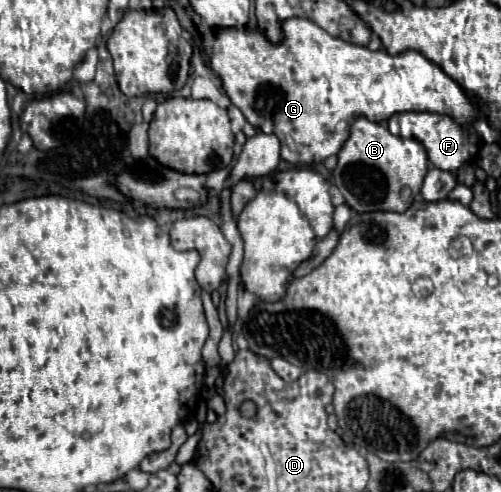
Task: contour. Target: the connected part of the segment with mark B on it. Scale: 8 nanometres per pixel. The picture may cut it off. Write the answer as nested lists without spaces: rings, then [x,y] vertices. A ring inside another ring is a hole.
[[[356,118],[350,128],[350,138],[344,142],[338,154],[334,182],[344,194],[346,204],[356,212],[404,212],[414,202],[414,196],[420,192],[428,166],[430,164],[426,150],[418,140],[394,136],[384,124],[370,122],[366,118]],[[402,188],[410,190],[408,202],[404,200]]]

